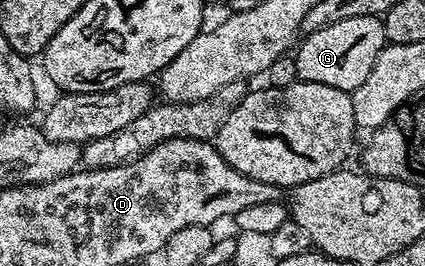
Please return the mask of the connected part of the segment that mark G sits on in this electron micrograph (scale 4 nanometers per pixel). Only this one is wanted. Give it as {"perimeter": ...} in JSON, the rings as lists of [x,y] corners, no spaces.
{"perimeter":[[[379,17],[341,19],[341,23],[329,23],[329,27],[308,33],[298,42],[299,50],[297,45],[293,53],[297,75],[300,81],[321,83],[352,94],[361,83],[365,83],[369,71],[373,71],[373,63],[377,63],[377,55],[386,44],[384,22]]]}

